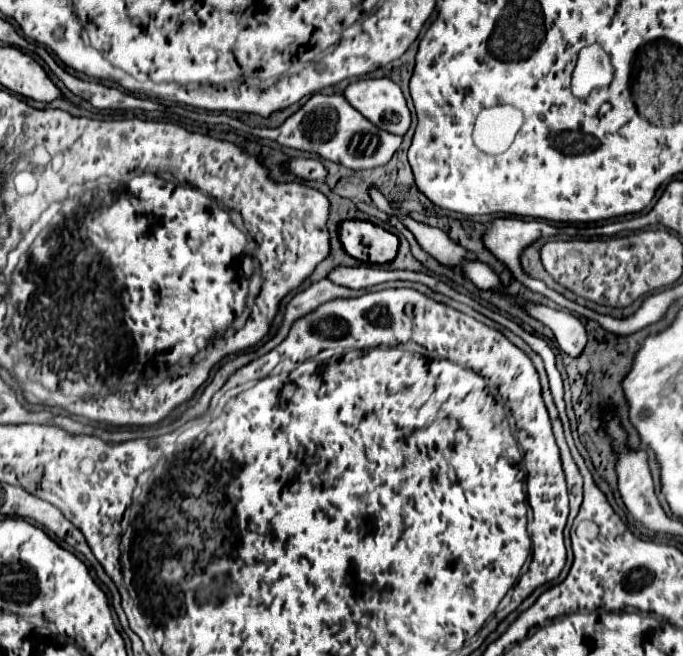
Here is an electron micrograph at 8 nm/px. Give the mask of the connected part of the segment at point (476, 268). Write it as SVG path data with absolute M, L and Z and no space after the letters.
M480 260L468 262L468 266L464 266L464 276L470 278L478 288L494 288L494 290L502 290L498 274L496 274L490 266L486 266L484 262L480 262Z

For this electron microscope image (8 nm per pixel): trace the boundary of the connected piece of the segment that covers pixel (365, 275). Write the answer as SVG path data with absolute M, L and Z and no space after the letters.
M338 266L336 270L330 272L328 276L332 282L346 286L346 288L370 288L378 286L390 280L410 280L410 282L428 282L422 272L410 272L410 270L382 270L378 266L356 266L356 268L346 268Z

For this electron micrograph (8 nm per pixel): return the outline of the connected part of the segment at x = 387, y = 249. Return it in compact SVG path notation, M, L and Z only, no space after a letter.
M342 222L340 240L344 250L364 264L390 264L398 254L398 236L372 222Z

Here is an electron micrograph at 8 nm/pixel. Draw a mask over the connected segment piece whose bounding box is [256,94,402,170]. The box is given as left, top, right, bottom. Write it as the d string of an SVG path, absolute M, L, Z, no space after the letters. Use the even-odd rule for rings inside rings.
M314 94L282 126L278 126L278 128L256 128L256 136L276 140L278 144L288 146L288 148L314 152L314 154L318 154L326 160L340 162L350 170L366 170L366 168L384 166L402 142L402 136L380 130L372 122L368 122L340 94L332 94L332 96ZM354 136L356 136L356 140L354 140Z

